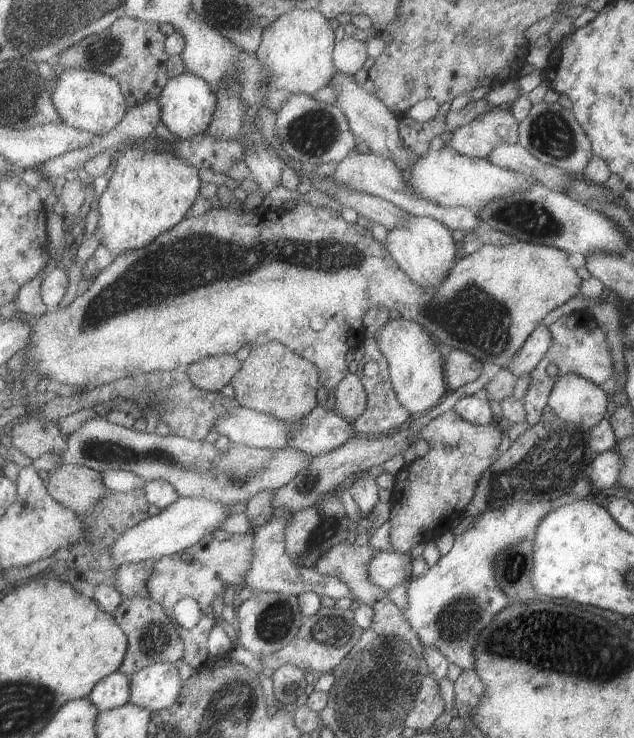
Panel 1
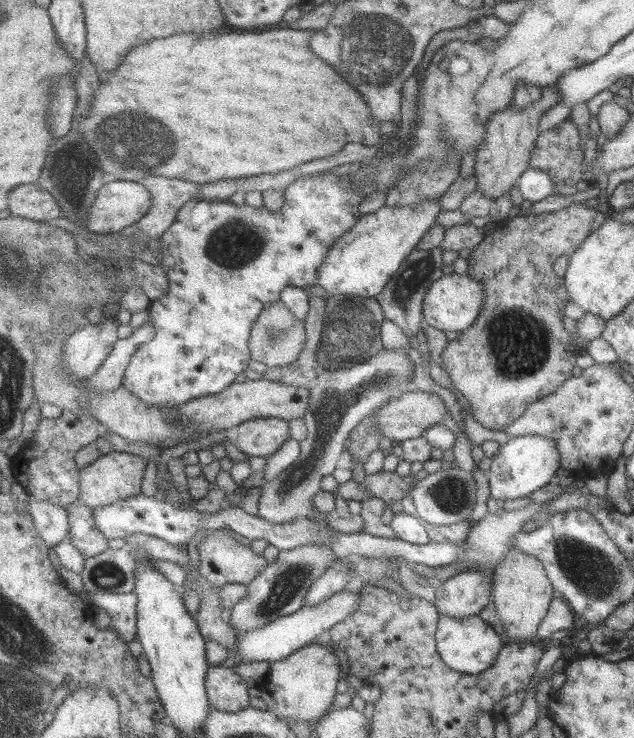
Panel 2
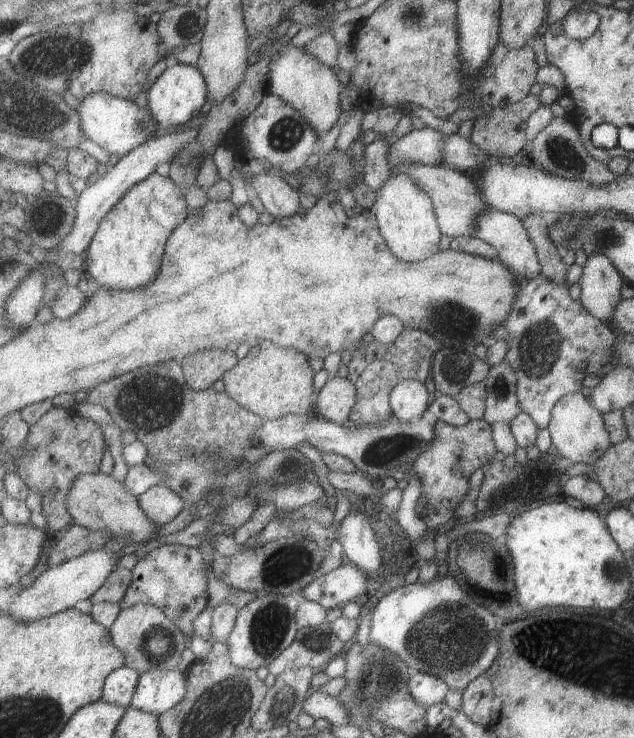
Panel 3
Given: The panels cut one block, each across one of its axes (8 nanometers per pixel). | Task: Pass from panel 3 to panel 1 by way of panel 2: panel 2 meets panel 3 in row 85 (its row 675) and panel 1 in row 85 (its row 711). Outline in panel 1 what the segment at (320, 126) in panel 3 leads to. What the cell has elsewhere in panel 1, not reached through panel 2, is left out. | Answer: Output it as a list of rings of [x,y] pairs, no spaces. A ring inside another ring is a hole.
[[[295,8],[277,18],[265,29],[263,42],[257,54],[259,60],[265,66],[269,66],[269,82],[275,89],[313,97],[321,88],[330,86],[335,74],[340,72],[334,62],[336,44],[331,22],[323,12]]]

